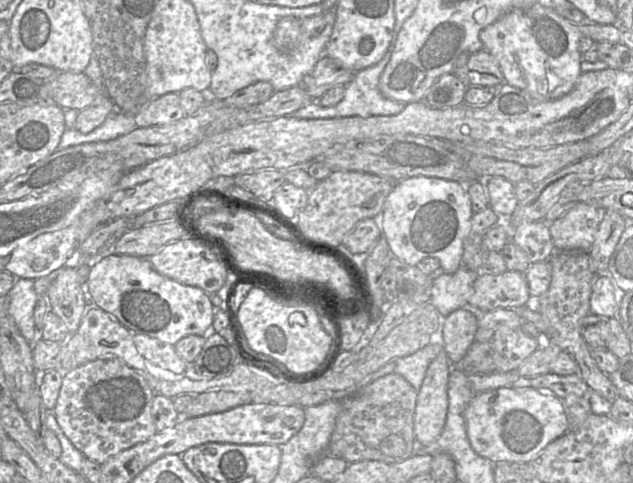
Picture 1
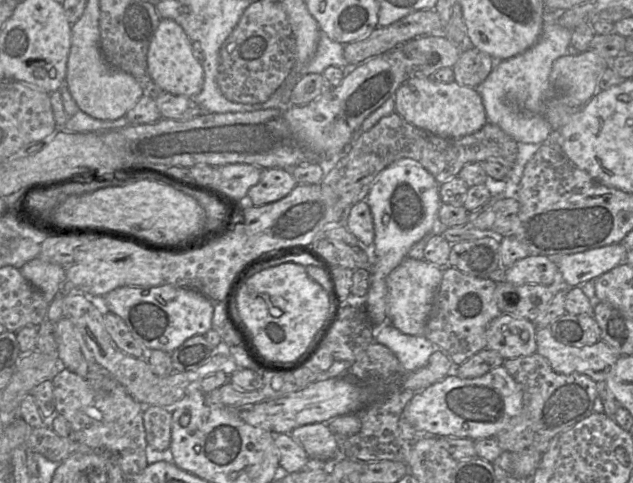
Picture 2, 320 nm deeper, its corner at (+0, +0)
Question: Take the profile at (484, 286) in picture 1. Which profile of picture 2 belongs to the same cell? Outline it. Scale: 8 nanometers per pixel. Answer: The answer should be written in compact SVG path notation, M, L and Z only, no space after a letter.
M529 255L506 269L506 282L514 285L539 284L547 286L554 295L568 287L557 265L547 256Z

